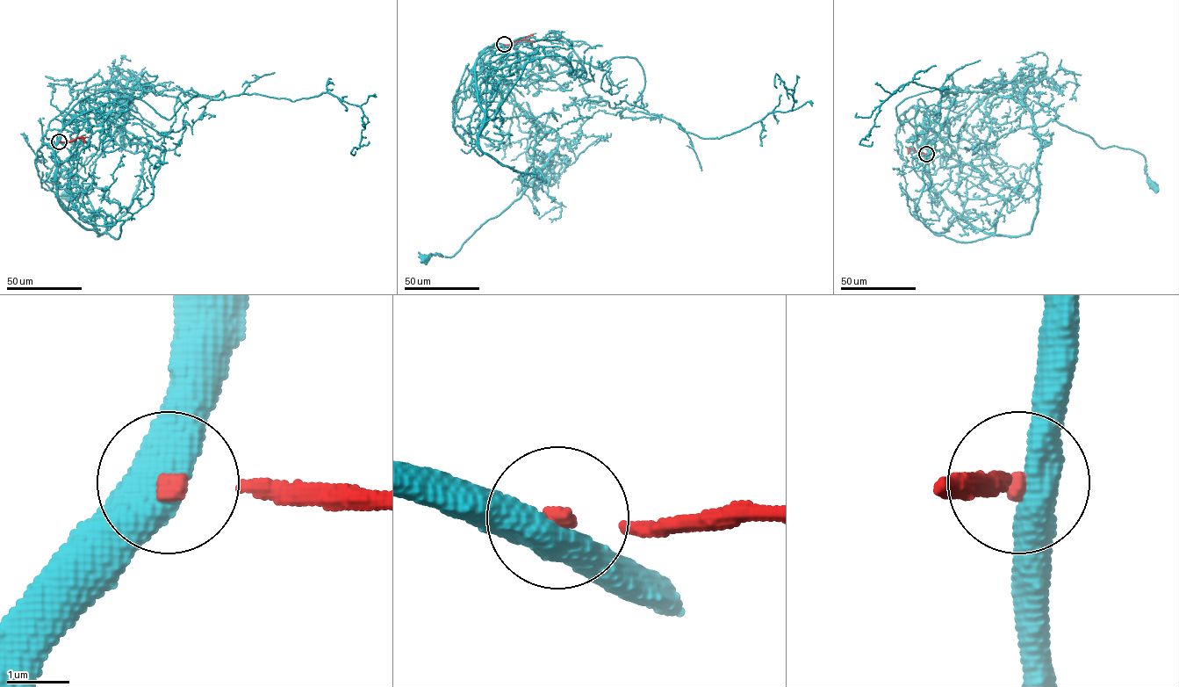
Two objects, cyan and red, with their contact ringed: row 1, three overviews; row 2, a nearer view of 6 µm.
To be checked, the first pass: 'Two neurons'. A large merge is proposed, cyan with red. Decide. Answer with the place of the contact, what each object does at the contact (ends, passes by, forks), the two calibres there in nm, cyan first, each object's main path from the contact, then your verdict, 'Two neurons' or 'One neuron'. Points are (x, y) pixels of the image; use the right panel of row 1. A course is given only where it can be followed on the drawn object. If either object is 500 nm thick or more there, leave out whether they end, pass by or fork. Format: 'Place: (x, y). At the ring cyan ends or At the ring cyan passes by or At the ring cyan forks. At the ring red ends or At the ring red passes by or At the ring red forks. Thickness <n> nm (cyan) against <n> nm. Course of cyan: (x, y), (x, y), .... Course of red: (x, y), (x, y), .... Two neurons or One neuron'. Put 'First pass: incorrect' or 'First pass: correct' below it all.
Place: (926, 154). Thickness 550 nm (cyan) against 200 nm. Course of cyan: (926, 154), (945, 205), (995, 235), (1031, 229), (1033, 131), (1051, 119), (1102, 148), (1139, 151), (1153, 187). Course of red: (926, 154), (910, 148), (908, 154). Two neurons
First pass: correct

